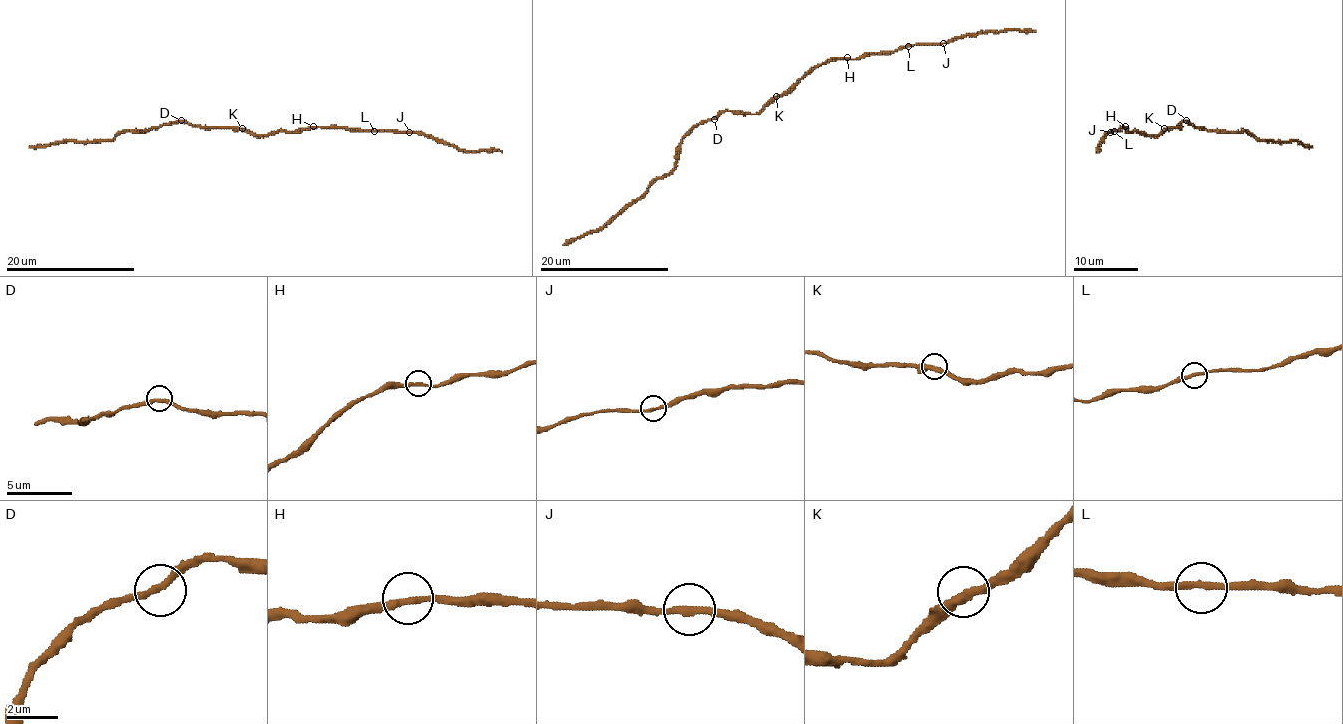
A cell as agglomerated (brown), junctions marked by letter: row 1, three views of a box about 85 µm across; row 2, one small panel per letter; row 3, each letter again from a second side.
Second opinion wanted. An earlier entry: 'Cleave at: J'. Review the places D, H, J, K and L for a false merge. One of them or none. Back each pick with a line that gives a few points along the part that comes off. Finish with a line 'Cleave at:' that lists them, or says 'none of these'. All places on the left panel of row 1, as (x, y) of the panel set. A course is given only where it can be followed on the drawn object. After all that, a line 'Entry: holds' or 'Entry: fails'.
Cleave at: none of these
Entry: fails

